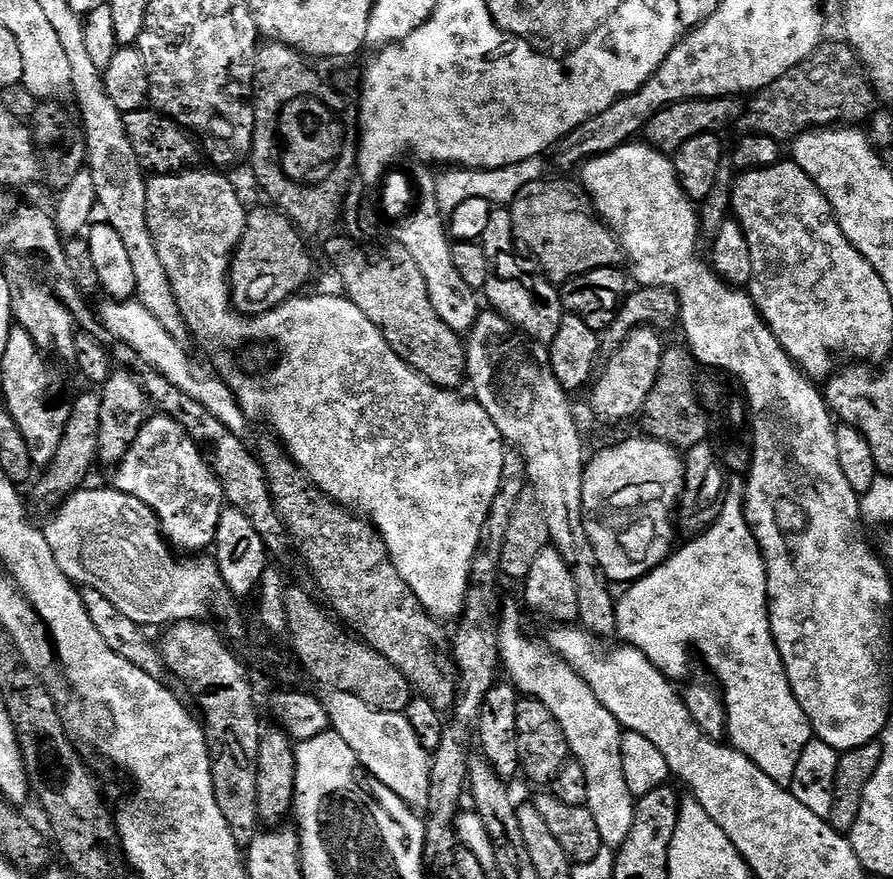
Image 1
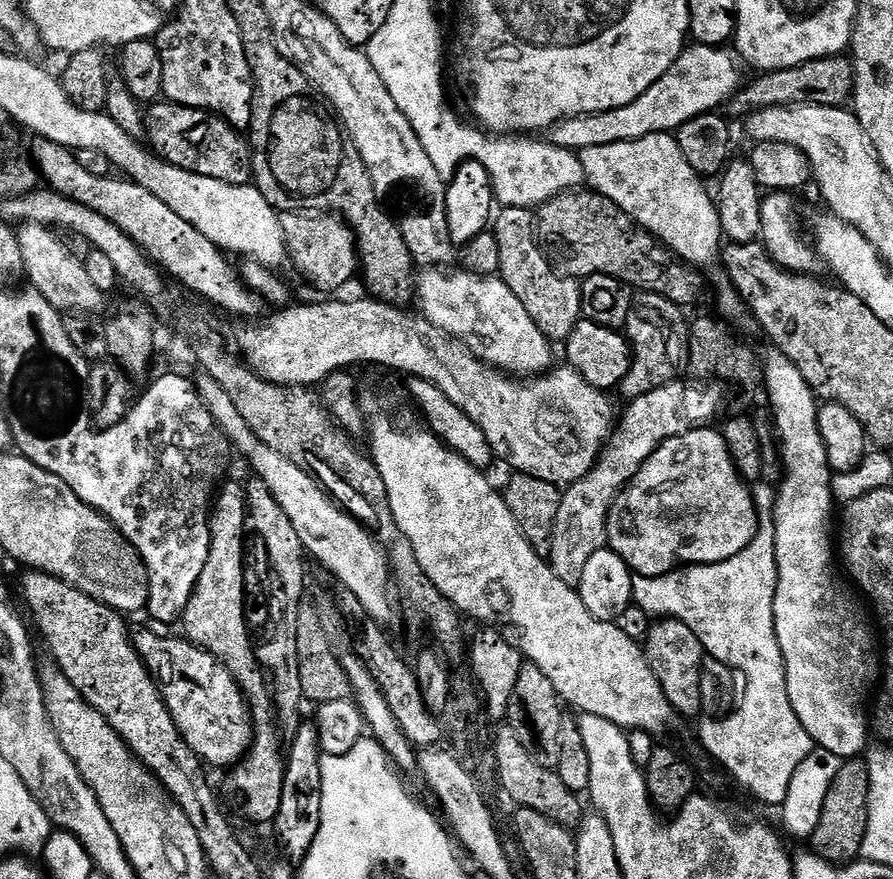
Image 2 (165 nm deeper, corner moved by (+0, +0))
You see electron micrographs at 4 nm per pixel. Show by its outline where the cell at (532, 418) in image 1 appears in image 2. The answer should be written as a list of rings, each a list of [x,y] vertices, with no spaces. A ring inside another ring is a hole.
[[[429,267],[421,271],[414,280],[414,300],[420,303],[419,315],[428,320],[438,330],[442,330],[446,335],[461,340],[483,364],[488,364],[492,368],[497,368],[500,372],[506,372],[510,376],[517,378],[531,378],[541,375],[553,367],[552,348],[553,345],[534,326],[534,318],[526,314],[526,306],[518,302],[518,297],[514,295],[514,290],[506,286],[506,282],[501,280],[499,275],[475,276],[463,270],[456,272],[446,272],[439,267]]]

